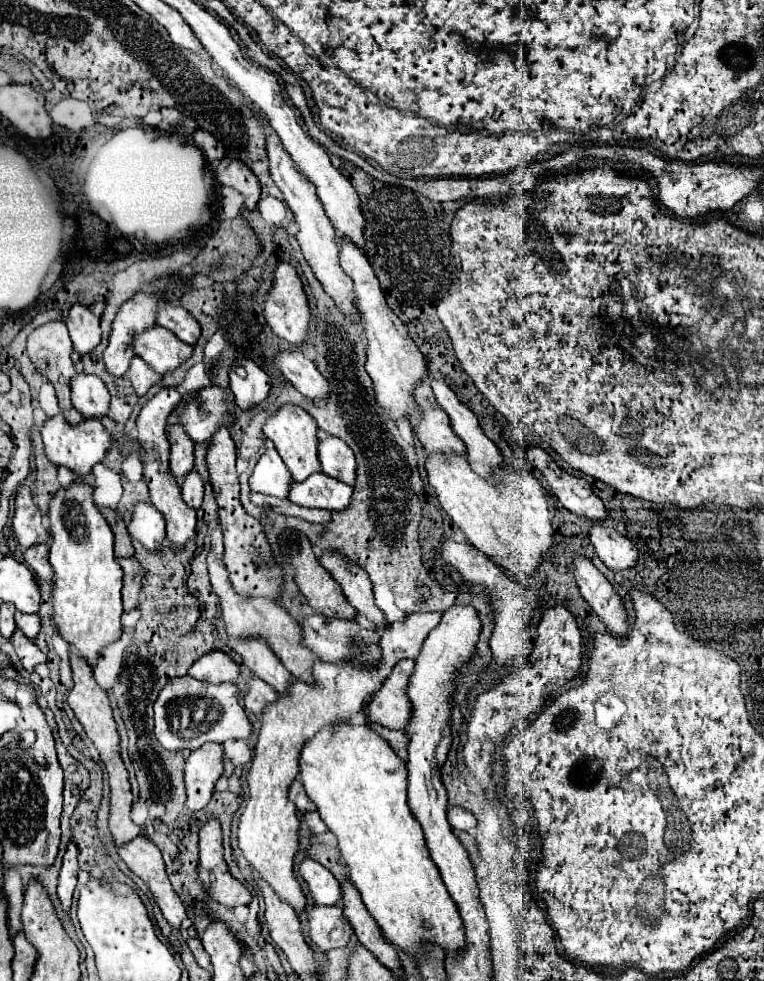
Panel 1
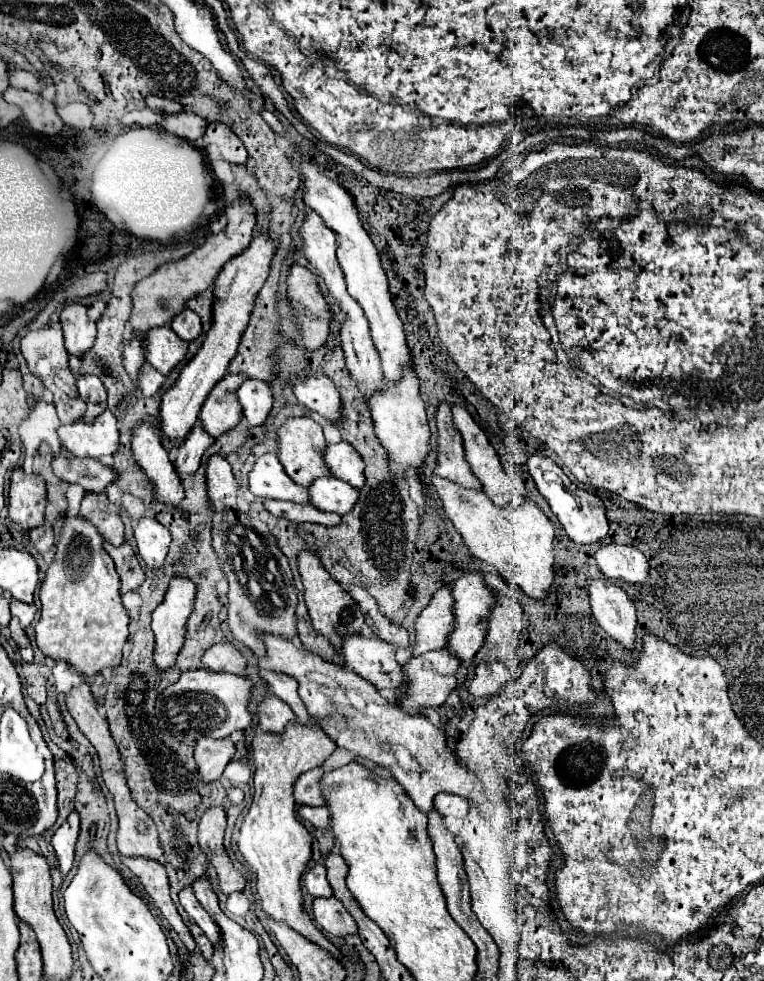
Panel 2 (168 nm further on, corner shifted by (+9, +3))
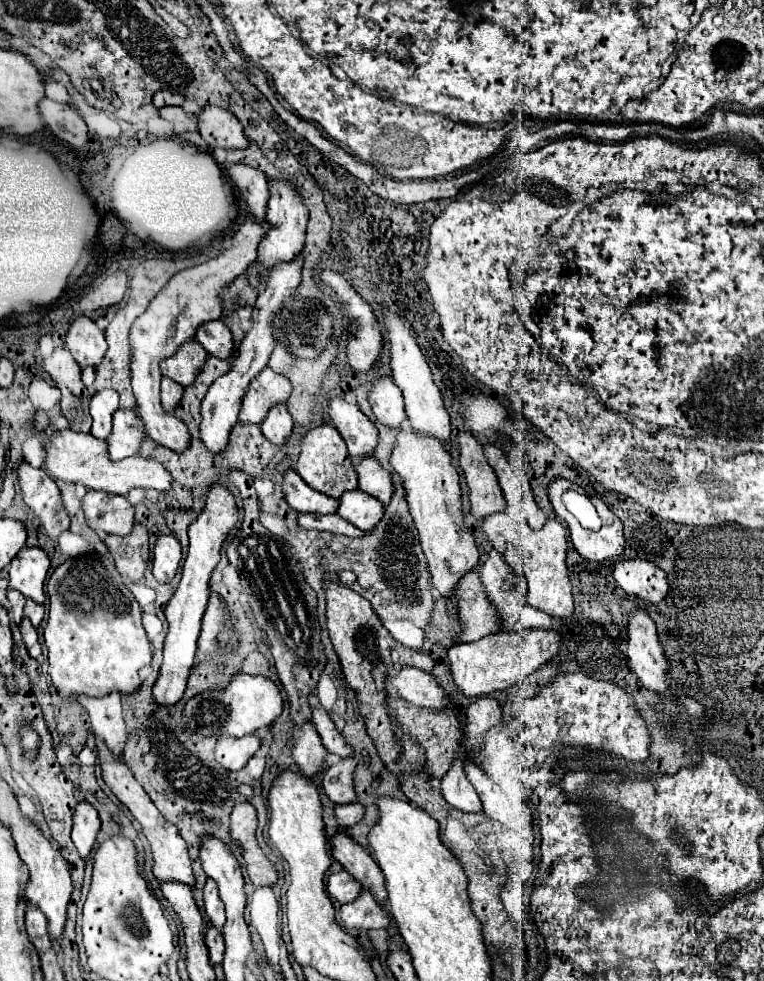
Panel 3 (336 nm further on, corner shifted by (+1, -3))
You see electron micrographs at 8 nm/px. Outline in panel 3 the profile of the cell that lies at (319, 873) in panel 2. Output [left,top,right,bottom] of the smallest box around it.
[326,871,360,903]

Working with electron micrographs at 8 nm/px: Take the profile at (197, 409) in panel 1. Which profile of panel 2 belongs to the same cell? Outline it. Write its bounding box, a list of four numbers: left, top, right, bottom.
[198,373,250,437]

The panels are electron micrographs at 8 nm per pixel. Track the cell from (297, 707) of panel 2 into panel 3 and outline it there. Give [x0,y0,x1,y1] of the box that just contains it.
[308,695,352,757]

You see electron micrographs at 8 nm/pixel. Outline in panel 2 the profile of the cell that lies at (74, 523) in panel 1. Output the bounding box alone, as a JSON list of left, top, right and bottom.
[36,517,128,677]

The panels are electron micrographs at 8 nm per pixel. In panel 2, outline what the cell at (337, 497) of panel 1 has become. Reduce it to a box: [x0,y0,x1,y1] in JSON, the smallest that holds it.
[310,477,358,515]

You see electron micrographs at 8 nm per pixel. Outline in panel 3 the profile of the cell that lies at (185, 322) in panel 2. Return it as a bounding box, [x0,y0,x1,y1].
[194,319,232,357]

